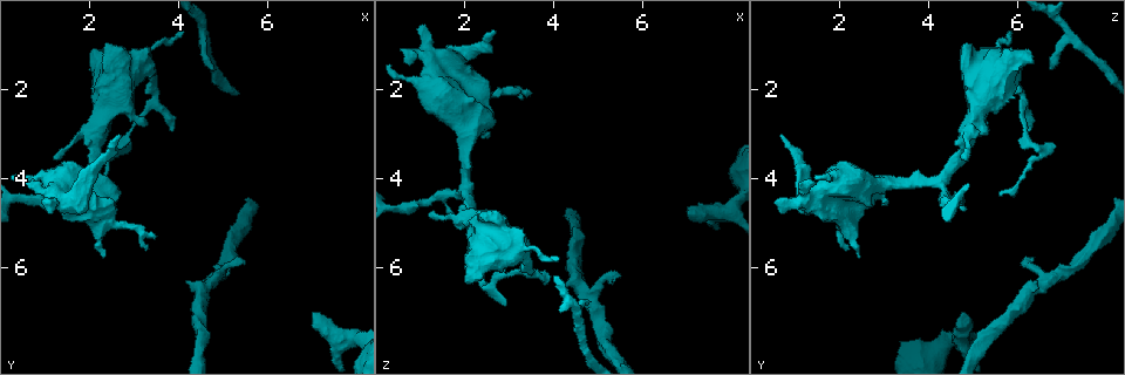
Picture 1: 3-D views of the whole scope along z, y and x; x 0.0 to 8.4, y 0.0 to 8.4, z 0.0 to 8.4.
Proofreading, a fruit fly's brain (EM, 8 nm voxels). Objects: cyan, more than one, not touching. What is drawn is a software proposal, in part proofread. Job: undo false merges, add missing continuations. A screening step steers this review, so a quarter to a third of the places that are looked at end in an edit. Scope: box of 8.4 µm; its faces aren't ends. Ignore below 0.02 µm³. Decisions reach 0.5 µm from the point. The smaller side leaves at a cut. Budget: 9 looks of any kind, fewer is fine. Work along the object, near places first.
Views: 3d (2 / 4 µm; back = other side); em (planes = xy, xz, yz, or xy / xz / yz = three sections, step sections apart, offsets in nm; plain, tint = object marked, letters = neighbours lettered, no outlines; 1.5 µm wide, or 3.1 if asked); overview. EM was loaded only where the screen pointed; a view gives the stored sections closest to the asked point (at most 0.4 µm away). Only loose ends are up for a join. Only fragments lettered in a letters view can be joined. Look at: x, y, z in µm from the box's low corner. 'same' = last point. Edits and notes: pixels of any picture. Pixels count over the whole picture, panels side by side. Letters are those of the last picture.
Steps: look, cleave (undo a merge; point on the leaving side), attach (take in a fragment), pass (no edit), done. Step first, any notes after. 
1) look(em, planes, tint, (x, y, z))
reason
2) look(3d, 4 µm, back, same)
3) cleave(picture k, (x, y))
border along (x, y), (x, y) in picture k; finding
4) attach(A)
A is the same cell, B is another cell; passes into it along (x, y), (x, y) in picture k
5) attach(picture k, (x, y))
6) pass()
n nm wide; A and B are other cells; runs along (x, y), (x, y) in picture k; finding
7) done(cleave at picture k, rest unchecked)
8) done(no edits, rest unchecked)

look(3d, 2 µm, (2.35, 1.05, 4.80))
free end

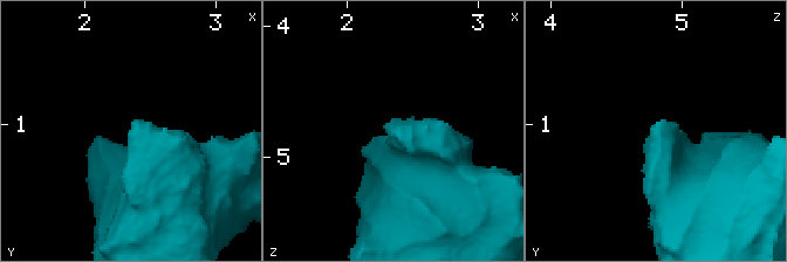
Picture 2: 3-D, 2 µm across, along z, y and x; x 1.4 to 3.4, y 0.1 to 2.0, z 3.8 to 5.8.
look(em, yz, step 4, tint, (2.38, 1.00, 4.84))

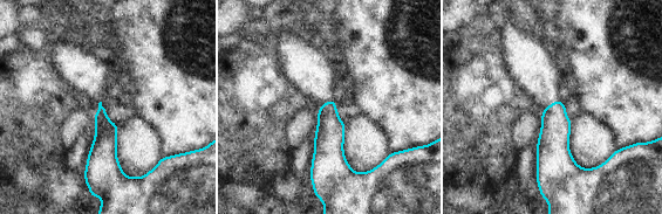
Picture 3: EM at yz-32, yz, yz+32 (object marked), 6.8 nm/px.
look(em, planes, letters, same)

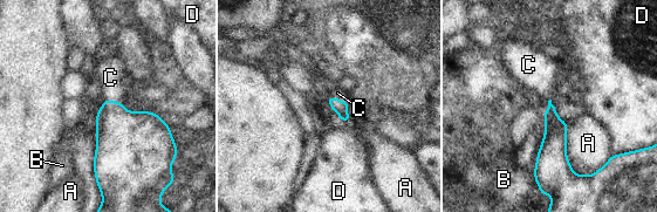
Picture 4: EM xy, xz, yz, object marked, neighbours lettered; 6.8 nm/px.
attach(C)
A touches over 380 nm; C is the same cell, A, B and D are other cells; passes into it along (122, 136), (113, 101), (110, 77) in picture 4; it goes on there

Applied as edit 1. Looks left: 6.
look(em, yz, step 8, tint, (2.35, 5.75, 2.50))
free end

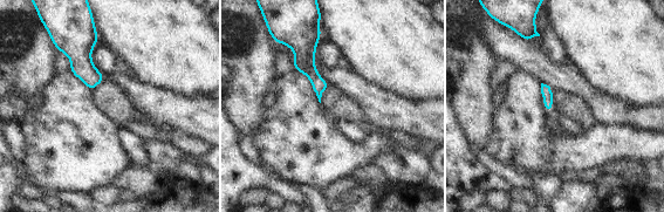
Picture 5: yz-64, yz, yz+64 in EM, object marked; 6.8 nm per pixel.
look(em, planes, letters, same)

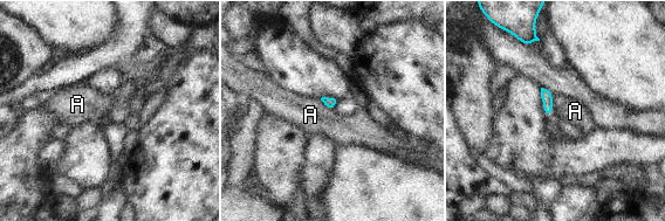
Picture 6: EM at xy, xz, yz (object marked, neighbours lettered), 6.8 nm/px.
pass()
A is another cell; border along (554, 96), (552, 115) in picture 6; no lettered fragment goes on from it

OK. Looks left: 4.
look(3d, 4 µm, (1.05, 4.60, 0.60))
stops while still wide

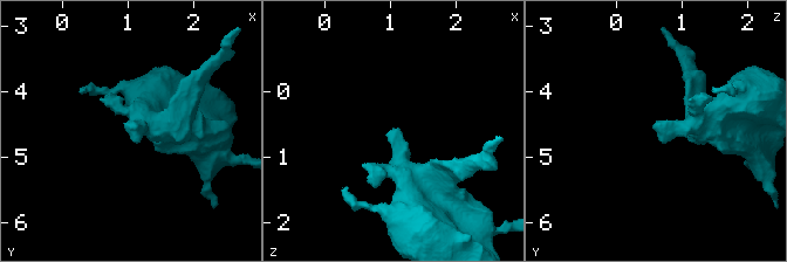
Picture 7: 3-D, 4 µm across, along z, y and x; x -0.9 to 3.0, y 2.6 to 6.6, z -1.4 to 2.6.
look(em, xy, step 4, tint, (1.05, 4.50, 0.60))
need the tissue

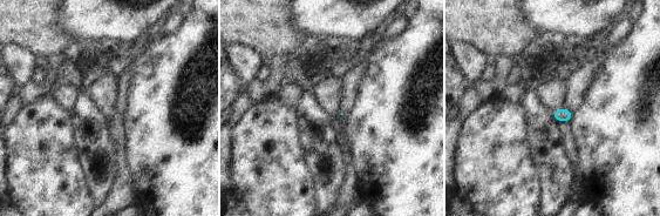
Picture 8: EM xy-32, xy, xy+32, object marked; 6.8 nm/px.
look(em, planes, letters, same)
another direction

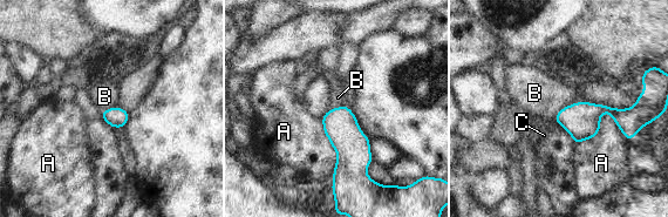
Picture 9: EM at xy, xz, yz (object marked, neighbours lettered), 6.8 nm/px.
pass()
A, B and C are other cells; border along (581, 101), (563, 107), (552, 120) in picture 9; no lettered fragment goes on from it

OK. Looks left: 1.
done(attach at picture 4, rest unchecked)

